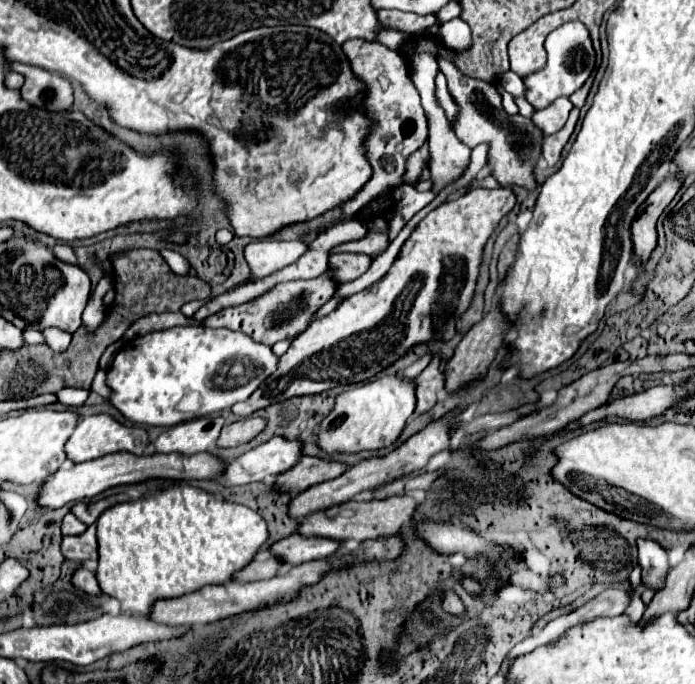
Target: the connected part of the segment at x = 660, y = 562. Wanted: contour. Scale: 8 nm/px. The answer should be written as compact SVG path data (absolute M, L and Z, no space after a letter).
M637 539L637 549L639 549L639 563L643 567L643 581L649 587L661 587L663 577L669 571L669 561L667 561L667 551L651 539Z

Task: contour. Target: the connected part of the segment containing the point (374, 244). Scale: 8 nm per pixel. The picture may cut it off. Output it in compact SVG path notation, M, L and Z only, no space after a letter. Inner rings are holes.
M368 233L366 237L360 240L344 243L333 248L330 254L340 252L364 253L367 255L380 254L384 252L388 246L388 236L386 234Z

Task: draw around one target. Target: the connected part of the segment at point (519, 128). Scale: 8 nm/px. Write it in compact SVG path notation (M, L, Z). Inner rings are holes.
M439 57L439 69L447 77L449 93L455 97L455 103L459 105L459 119L455 123L455 135L461 143L467 147L475 147L479 143L489 143L489 167L493 169L493 177L503 185L521 185L525 189L535 187L533 179L533 167L537 159L541 157L541 141L543 133L531 123L529 117L507 117L507 113L501 107L501 95L497 89L485 81L477 81L471 77L465 77L453 61Z

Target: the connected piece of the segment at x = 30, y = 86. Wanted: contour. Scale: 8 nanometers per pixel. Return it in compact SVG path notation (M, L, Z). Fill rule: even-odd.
M9 63L9 71L21 73L25 83L21 87L21 97L35 107L49 111L63 111L73 105L73 89L69 79L49 73L47 69L37 69L25 63Z

